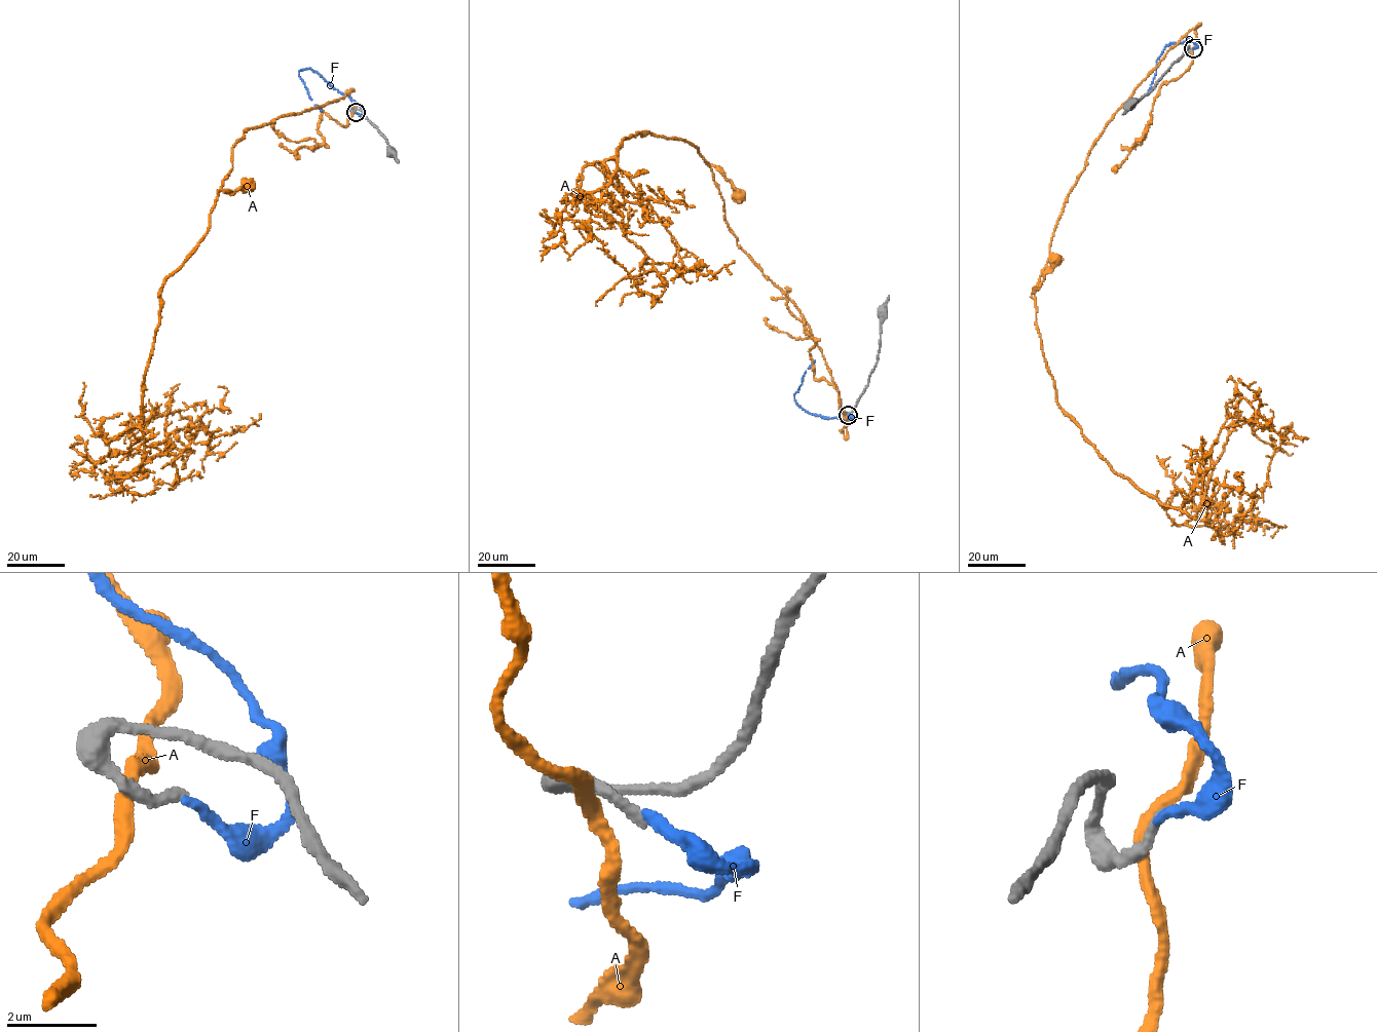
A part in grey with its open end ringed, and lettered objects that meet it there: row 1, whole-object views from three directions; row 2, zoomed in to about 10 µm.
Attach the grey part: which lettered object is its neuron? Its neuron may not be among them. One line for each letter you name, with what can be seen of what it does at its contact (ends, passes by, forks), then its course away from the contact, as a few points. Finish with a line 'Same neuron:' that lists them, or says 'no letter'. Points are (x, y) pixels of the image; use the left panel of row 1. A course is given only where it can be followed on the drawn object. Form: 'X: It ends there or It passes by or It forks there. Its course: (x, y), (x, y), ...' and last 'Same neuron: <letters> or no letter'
Same neuron: no letter

